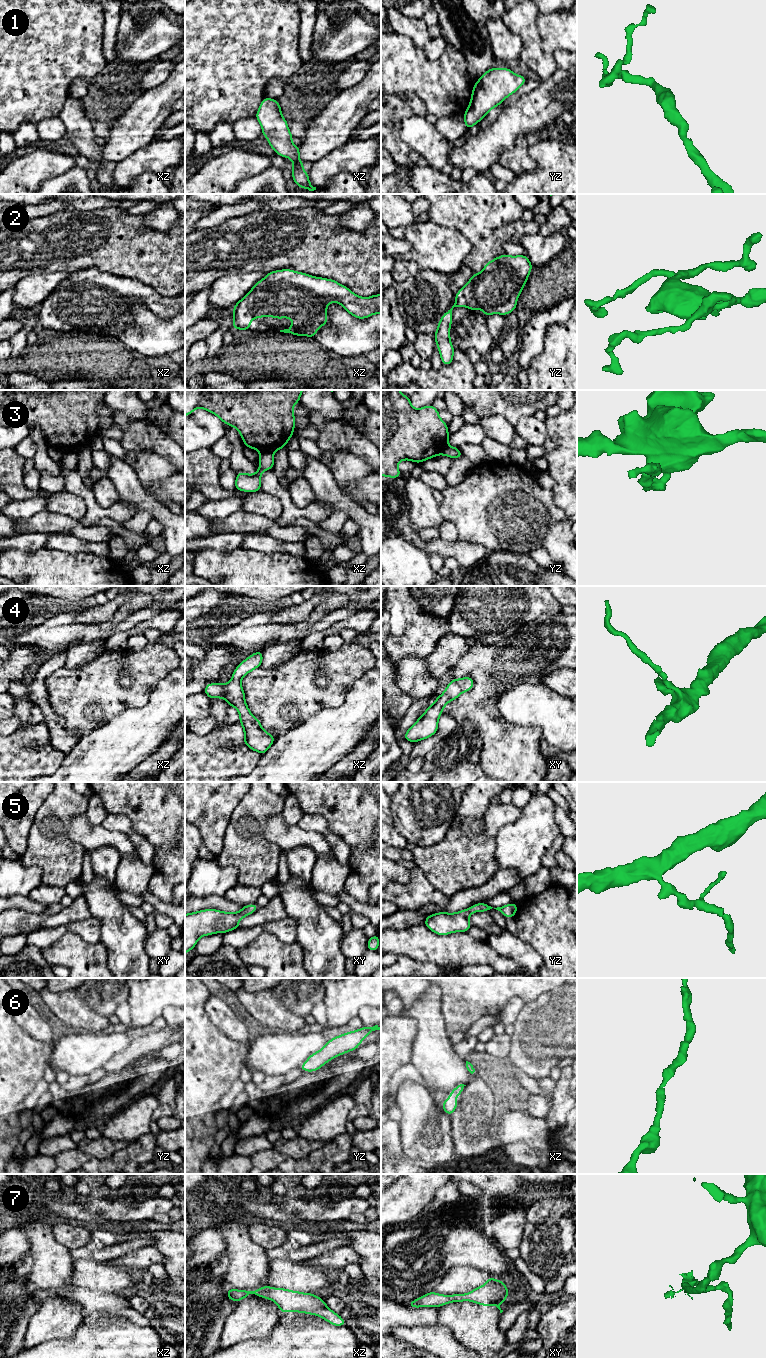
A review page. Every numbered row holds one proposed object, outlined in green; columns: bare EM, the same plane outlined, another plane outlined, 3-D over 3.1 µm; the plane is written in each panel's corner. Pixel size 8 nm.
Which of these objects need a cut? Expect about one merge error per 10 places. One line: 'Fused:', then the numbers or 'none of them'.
Fused: 3

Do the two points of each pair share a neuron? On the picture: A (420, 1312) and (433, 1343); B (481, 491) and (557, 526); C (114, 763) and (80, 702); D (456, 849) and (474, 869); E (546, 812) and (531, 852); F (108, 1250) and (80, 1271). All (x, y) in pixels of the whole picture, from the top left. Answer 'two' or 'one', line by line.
A: two
B: one
C: two
D: one
E: one
F: two

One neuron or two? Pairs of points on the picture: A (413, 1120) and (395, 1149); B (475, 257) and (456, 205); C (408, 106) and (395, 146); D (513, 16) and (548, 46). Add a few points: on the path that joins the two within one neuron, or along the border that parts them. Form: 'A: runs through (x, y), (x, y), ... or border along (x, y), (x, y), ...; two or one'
A: border along (398, 1122), (403, 1152); two
B: runs through (477, 244), (477, 226), (469, 218); one
C: runs through (398, 116), (395, 119), (395, 136); one
D: border along (536, 18), (541, 48), (552, 54); two

